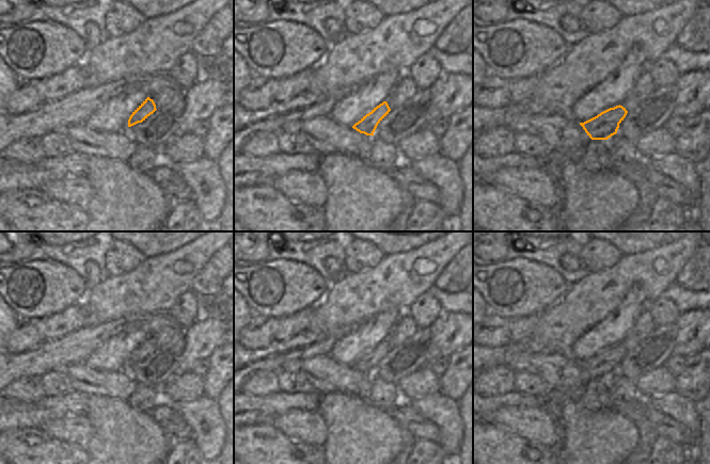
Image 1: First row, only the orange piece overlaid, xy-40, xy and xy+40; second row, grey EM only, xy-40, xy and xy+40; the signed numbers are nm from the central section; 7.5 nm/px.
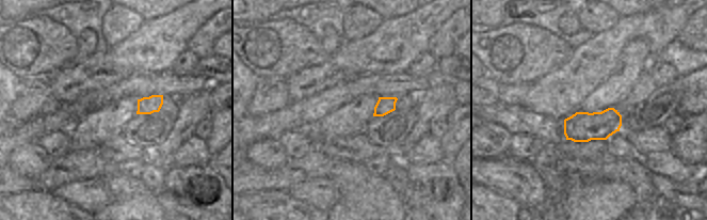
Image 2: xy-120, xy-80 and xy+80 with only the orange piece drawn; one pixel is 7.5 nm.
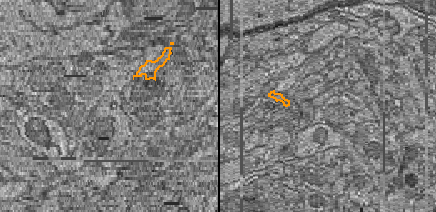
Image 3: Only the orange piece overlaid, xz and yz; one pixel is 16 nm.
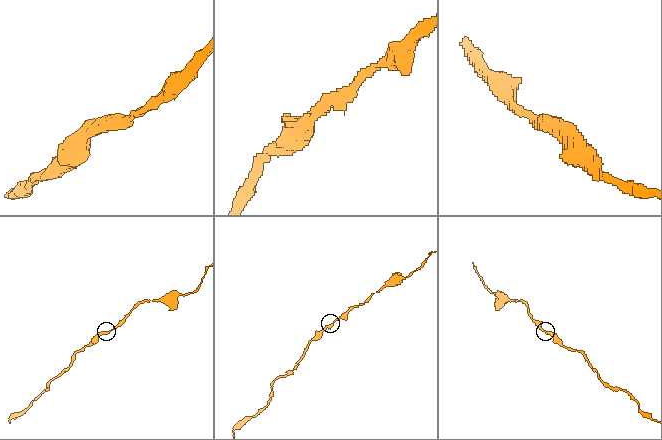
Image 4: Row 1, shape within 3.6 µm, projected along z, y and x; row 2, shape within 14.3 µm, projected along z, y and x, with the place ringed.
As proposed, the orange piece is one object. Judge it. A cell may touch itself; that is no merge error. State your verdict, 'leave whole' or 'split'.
leave whole

